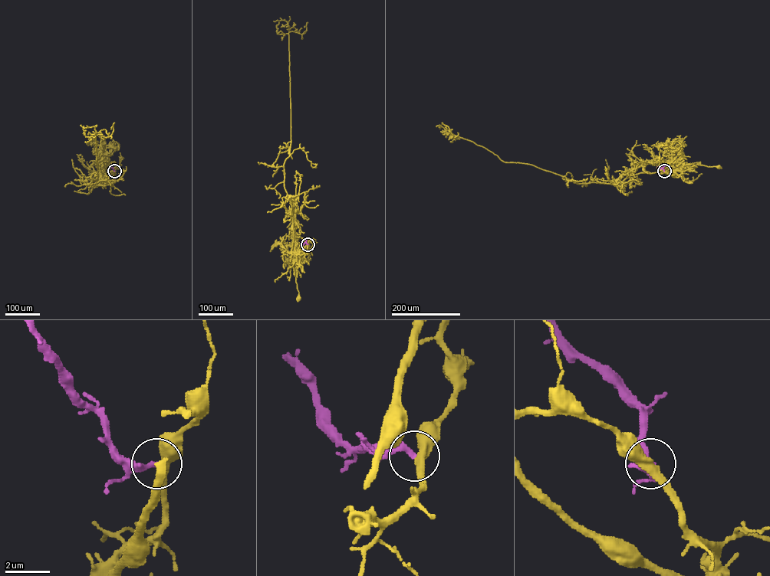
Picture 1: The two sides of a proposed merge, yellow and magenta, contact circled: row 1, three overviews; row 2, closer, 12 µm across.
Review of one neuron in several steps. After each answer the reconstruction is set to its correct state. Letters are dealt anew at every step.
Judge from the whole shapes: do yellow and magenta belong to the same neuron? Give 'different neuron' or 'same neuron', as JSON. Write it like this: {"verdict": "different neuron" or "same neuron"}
{"verdict": "different neuron"}

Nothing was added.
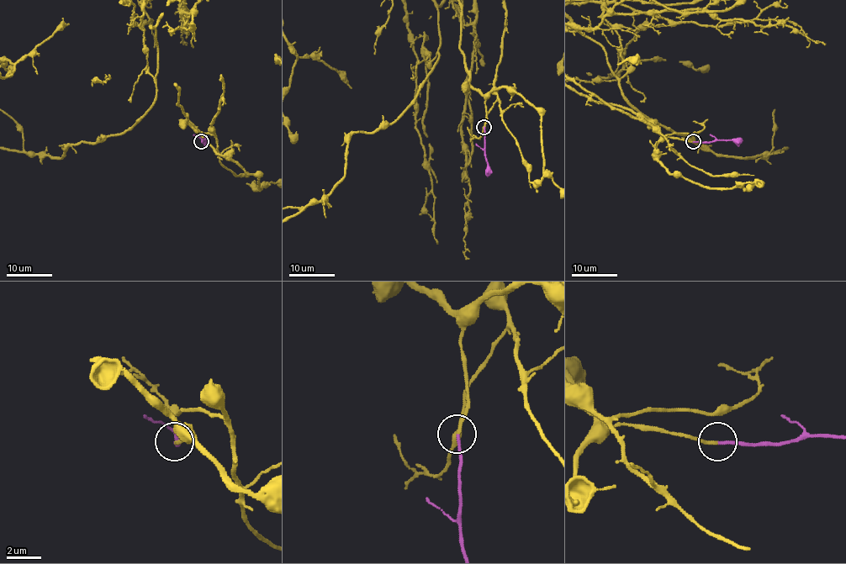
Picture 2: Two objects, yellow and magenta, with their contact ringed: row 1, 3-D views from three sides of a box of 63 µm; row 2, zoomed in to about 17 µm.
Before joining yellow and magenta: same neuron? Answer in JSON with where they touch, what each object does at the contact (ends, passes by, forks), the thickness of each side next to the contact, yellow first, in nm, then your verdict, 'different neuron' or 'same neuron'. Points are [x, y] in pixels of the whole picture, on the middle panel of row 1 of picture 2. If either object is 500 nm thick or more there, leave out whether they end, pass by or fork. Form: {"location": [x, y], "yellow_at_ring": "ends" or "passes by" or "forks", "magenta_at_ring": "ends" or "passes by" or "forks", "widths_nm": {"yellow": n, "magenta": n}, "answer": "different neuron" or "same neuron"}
{"location": [483, 127], "yellow_at_ring": "ends", "magenta_at_ring": "ends", "widths_nm": {"yellow": 200, "magenta": 170}, "answer": "same neuron"}

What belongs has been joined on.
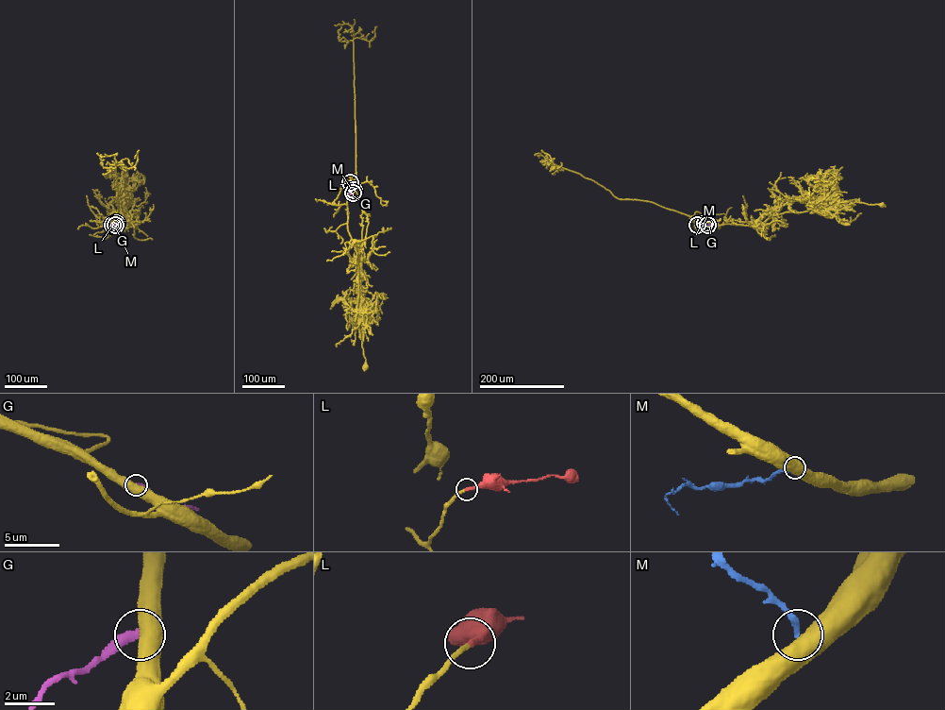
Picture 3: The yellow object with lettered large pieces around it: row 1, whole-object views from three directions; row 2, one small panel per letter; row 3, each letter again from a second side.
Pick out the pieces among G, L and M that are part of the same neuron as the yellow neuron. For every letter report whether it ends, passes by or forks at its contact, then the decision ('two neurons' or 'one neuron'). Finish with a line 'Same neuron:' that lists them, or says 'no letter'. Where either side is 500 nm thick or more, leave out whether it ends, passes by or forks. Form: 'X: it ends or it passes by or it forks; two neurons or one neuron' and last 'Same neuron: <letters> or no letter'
G: two neurons
L: it ends; one neuron
M: two neurons
Same neuron: L

